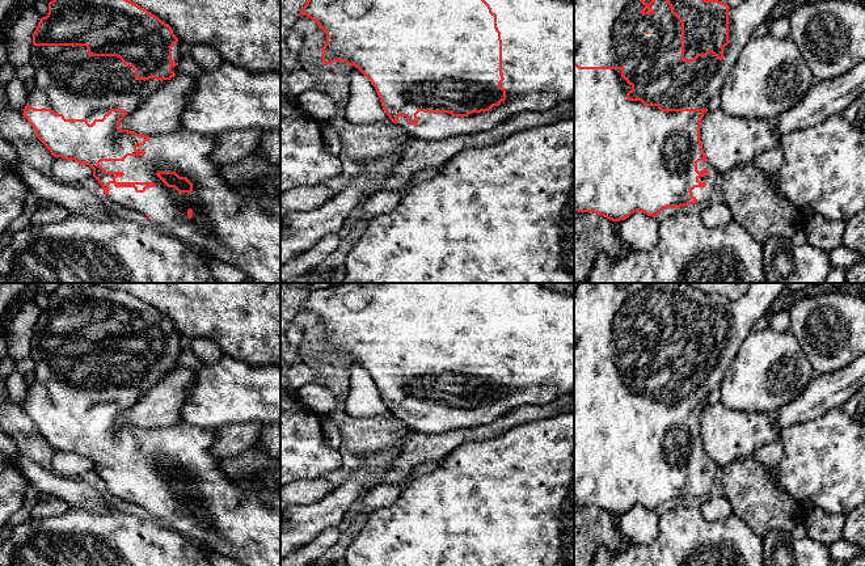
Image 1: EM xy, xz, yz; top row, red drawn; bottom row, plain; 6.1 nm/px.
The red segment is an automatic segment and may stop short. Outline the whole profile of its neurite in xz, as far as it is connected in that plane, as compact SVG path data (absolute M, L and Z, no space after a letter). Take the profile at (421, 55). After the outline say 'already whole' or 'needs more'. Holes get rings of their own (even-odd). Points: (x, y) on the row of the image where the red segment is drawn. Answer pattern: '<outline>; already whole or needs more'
M308 0L299 14L304 14L316 21L318 24L318 29L322 29L326 34L326 42L321 50L322 64L332 64L341 60L346 62L350 67L355 66L375 86L383 110L387 113L389 119L409 132L413 138L442 140L453 136L474 135L484 131L490 131L499 123L524 110L548 110L557 106L558 104L574 98L574 3L567 0Z; needs more

